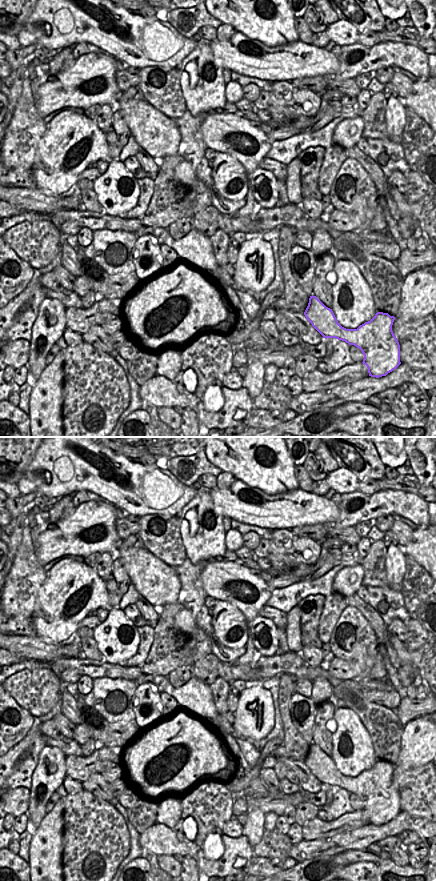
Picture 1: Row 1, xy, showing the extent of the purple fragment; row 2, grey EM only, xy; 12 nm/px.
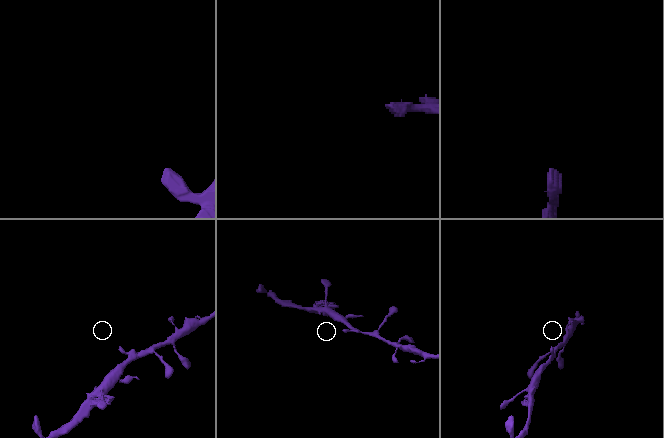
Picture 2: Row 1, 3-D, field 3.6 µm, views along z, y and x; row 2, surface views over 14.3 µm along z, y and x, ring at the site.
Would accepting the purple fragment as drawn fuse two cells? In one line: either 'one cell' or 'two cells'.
one cell

